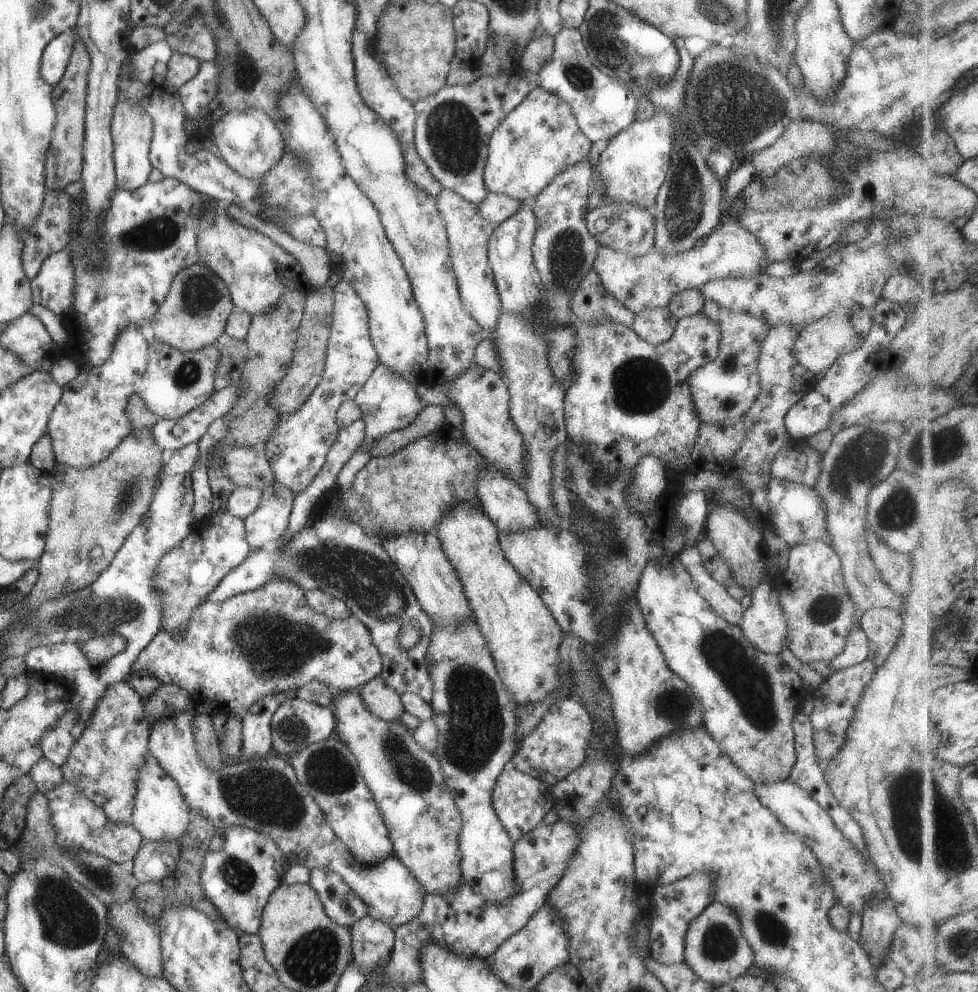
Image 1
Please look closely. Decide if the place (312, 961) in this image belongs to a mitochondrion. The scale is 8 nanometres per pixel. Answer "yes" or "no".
yes

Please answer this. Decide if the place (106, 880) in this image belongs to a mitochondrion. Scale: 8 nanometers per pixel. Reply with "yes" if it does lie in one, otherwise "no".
yes

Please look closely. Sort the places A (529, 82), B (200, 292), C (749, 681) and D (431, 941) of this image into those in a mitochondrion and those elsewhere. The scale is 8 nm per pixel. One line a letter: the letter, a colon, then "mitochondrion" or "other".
A: other
B: mitochondrion
C: mitochondrion
D: other

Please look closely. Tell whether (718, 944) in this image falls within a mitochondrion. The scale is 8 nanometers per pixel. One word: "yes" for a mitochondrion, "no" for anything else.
yes

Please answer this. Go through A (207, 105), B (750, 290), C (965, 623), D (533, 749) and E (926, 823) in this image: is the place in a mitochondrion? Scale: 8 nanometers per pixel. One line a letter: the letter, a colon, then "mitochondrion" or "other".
A: other
B: other
C: mitochondrion
D: other
E: mitochondrion

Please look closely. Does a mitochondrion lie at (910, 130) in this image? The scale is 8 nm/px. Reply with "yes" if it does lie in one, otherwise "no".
no

